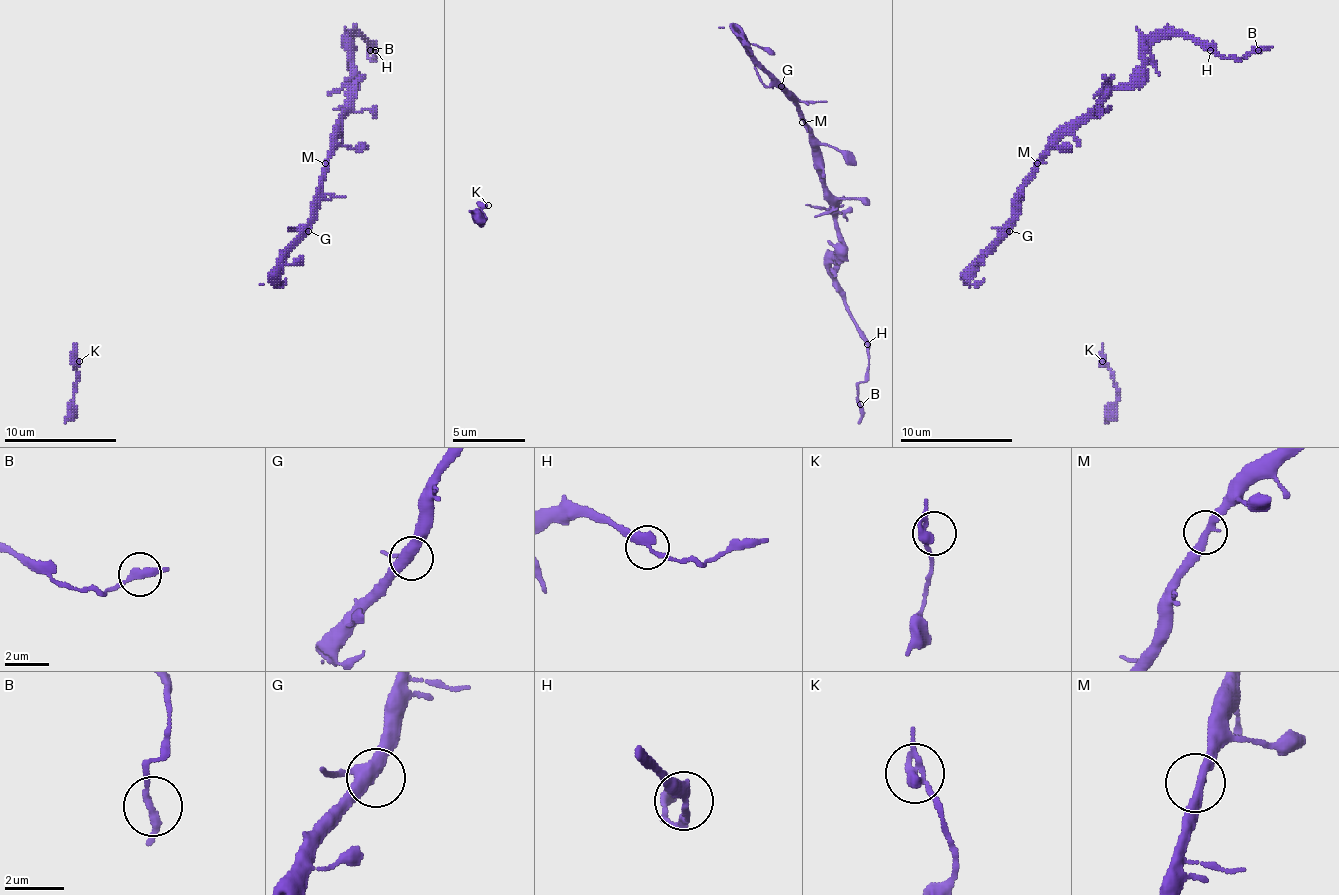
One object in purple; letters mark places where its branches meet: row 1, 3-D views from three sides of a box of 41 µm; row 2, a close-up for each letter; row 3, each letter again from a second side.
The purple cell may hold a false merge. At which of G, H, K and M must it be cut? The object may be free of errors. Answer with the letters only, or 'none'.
H

